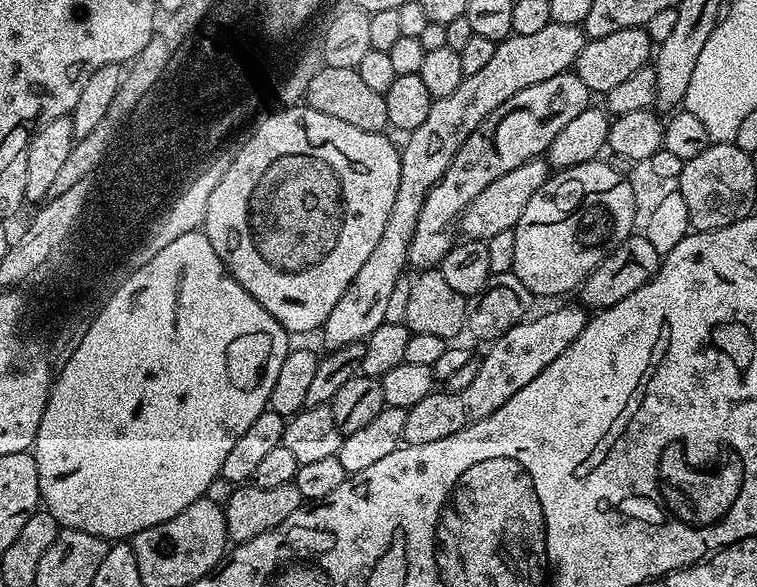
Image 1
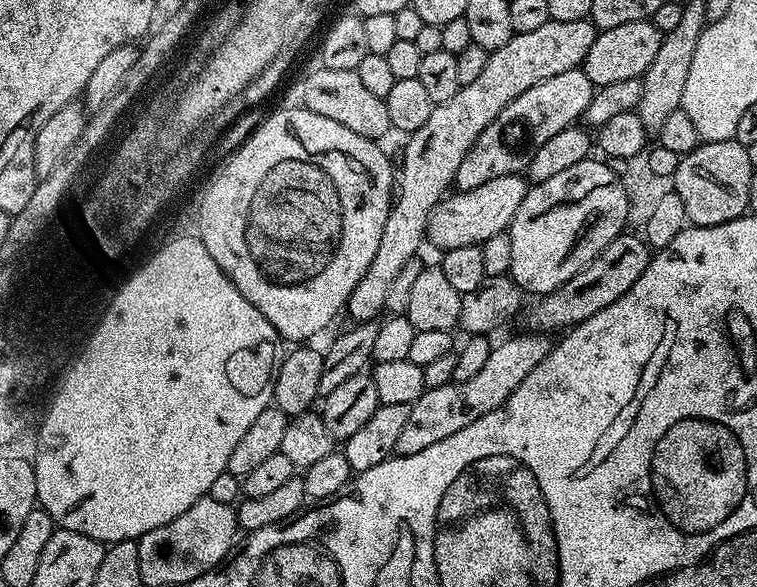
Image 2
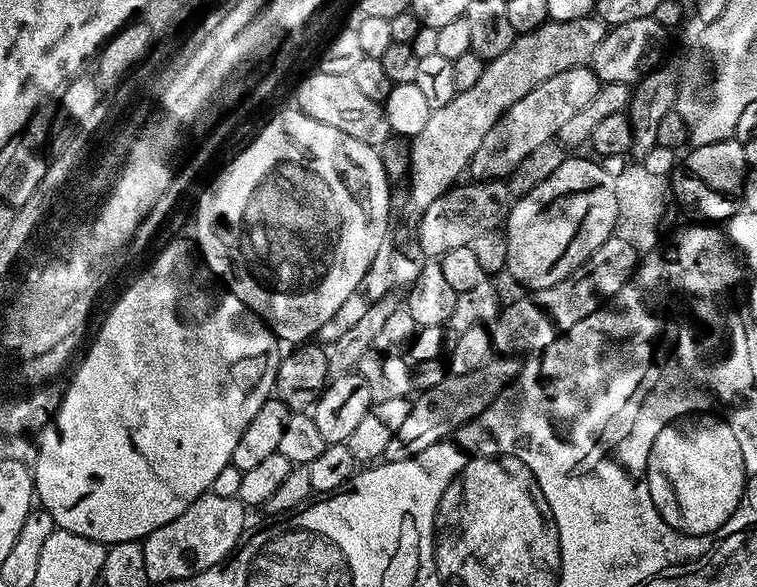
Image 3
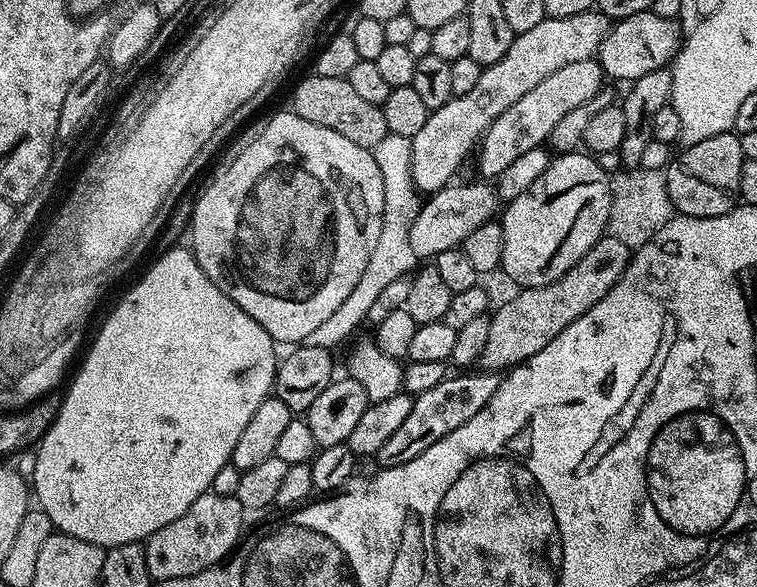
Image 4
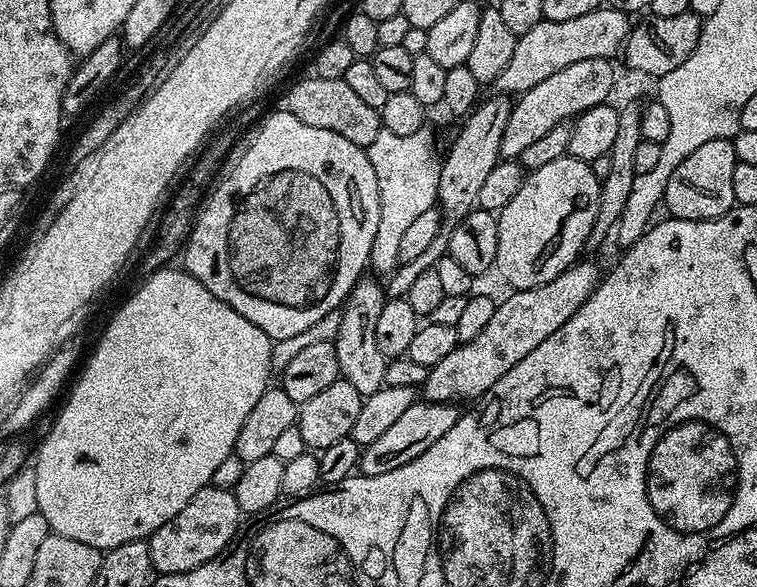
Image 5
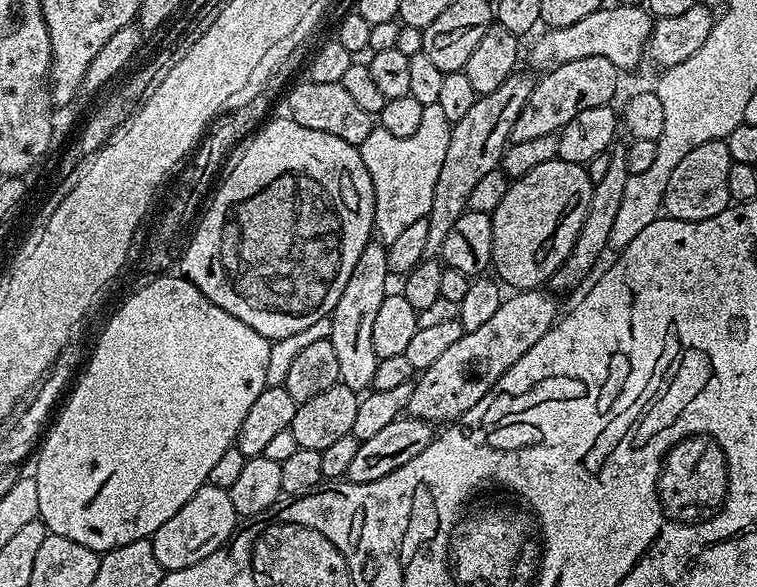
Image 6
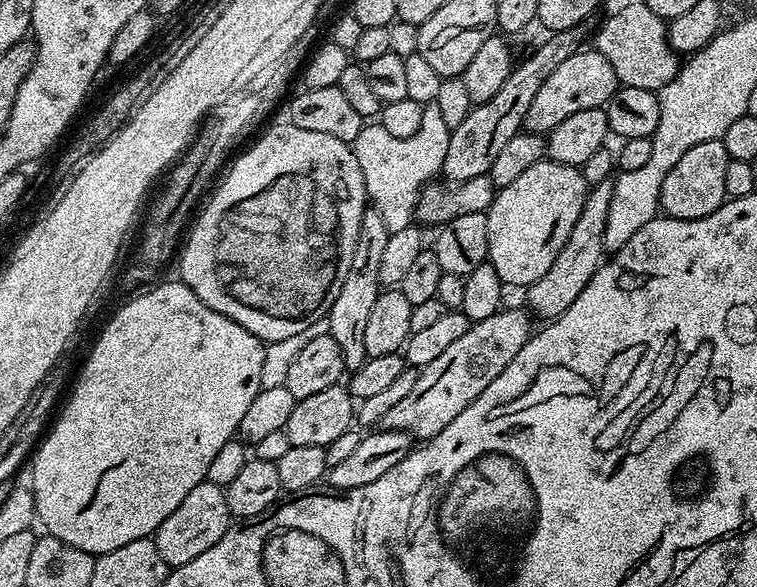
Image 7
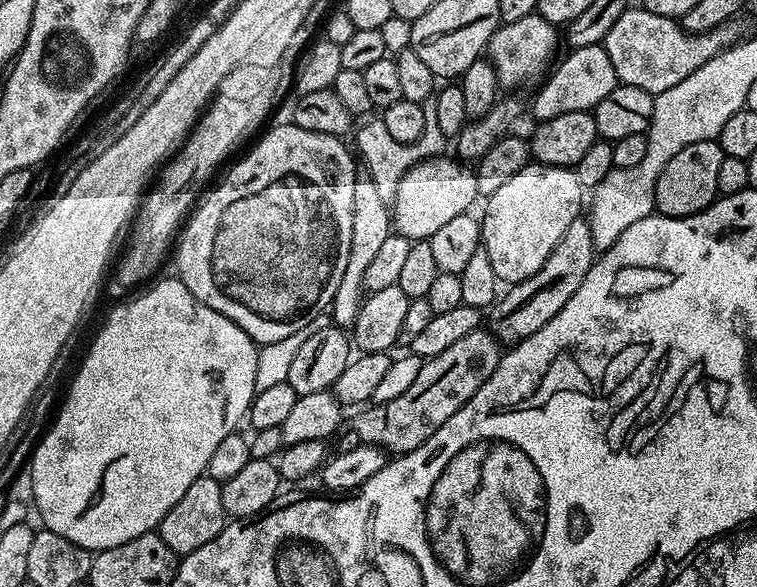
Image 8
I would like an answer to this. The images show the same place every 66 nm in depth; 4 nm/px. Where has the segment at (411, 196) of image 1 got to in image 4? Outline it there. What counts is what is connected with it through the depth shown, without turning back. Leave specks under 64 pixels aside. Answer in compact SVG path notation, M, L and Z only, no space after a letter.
M599 10L574 14L570 18L547 17L538 26L526 30L526 34L516 34L514 42L510 42L510 50L502 54L502 58L494 64L489 64L483 69L478 78L477 84L462 96L455 96L446 101L441 108L429 111L426 118L426 126L418 130L416 136L411 137L412 142L412 176L416 187L423 193L431 194L439 192L441 188L449 187L452 175L460 166L468 151L477 145L477 142L484 136L487 128L499 118L518 98L523 98L534 86L539 86L550 74L562 70L562 66L570 66L573 62L591 60L599 53L610 29L609 17Z

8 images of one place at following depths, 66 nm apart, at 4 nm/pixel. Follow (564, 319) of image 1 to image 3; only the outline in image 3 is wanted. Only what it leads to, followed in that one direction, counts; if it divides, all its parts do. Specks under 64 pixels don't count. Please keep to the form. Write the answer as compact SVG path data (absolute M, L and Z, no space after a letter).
M512 354L497 355L470 374L449 374L445 380L438 382L438 386L434 386L434 390L419 393L412 400L412 409L406 422L402 422L398 434L394 434L386 446L383 459L387 462L402 462L406 458L414 458L414 454L427 453L440 440L449 439L466 422L482 414L482 410L493 404L497 396L519 376L522 364L516 360L519 359Z

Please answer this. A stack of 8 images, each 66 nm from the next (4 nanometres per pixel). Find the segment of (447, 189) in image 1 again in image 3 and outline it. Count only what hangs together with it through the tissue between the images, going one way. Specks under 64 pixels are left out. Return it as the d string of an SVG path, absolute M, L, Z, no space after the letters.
M591 67L562 70L562 74L554 74L554 78L546 78L542 86L534 86L526 98L518 98L494 126L490 126L490 134L482 138L482 146L474 150L474 158L468 164L471 179L476 182L485 180L503 181L512 175L512 171L526 158L526 154L538 150L546 142L559 137L562 125L572 115L578 114L598 94L601 82L592 72Z

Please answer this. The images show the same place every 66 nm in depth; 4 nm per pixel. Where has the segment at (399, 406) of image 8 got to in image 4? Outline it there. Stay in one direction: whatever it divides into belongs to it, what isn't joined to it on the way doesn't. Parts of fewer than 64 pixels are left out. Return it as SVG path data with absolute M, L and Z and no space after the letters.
M605 234L589 252L582 254L578 263L562 274L562 278L546 286L520 288L517 296L510 297L496 313L491 313L490 334L478 357L479 367L484 370L511 370L538 354L538 350L542 350L546 342L558 338L570 322L582 318L594 302L602 302L602 298L606 298L626 270L629 259L629 248L618 242L618 238Z

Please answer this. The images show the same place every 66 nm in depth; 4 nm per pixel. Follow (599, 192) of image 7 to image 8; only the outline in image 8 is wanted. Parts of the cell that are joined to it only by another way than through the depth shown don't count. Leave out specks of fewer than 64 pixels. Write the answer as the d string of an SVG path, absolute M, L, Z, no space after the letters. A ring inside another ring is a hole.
M581 218L570 222L566 234L554 246L550 258L542 262L542 270L538 270L530 278L521 280L520 283L511 285L492 305L486 316L486 324L494 333L497 340L511 346L525 340L530 334L542 330L566 302L582 286L586 274L590 274L590 266L598 253L594 246L594 238L590 238L590 226L587 219ZM505 295L505 296L504 296ZM489 315L489 316L488 316ZM489 324L489 325L488 325Z

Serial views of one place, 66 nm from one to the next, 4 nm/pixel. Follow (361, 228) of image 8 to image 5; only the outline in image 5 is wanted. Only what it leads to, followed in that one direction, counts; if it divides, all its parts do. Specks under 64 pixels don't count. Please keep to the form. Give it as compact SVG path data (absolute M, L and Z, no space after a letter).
M368 279L359 280L352 287L348 299L344 301L334 341L342 379L350 382L350 386L354 386L354 390L358 390L358 394L363 397L385 387L384 379L388 369L388 360L382 354L382 350L378 350L378 337L374 334L374 329L378 326L378 317L382 314L382 306L386 301L385 289Z

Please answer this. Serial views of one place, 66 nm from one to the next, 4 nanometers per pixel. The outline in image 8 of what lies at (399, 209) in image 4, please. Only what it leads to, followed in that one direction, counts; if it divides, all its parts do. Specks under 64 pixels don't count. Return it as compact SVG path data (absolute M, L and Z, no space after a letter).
M433 96L430 99L423 101L423 118L425 125L422 130L422 135L418 138L416 144L404 144L397 142L389 133L387 133L386 126L383 119L376 118L376 120L369 119L365 121L364 125L357 127L354 137L356 136L357 155L371 178L374 179L374 184L378 189L378 194L382 199L392 201L395 199L398 186L405 174L420 160L427 160L430 157L441 155L445 149L445 144L448 144L448 137L442 134L442 130L438 125L438 117L435 115L436 98Z

